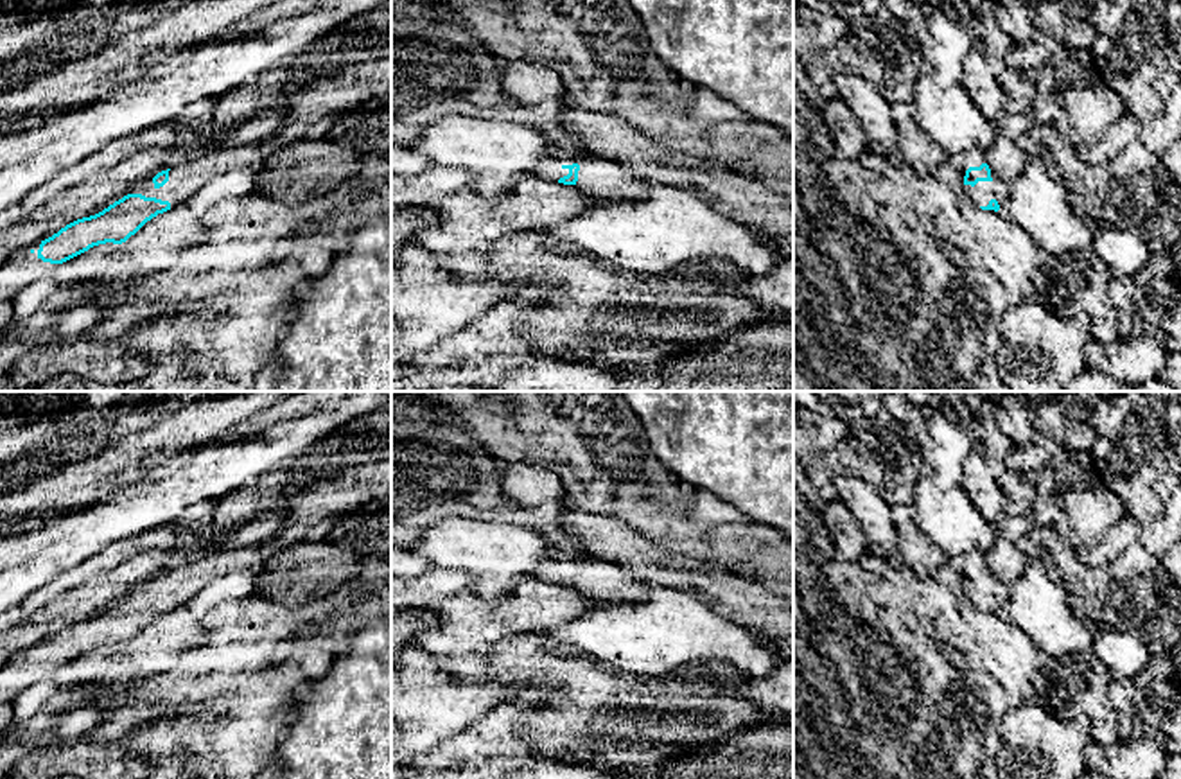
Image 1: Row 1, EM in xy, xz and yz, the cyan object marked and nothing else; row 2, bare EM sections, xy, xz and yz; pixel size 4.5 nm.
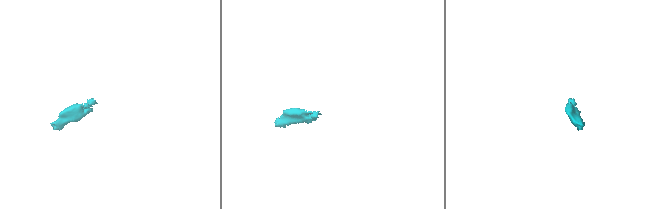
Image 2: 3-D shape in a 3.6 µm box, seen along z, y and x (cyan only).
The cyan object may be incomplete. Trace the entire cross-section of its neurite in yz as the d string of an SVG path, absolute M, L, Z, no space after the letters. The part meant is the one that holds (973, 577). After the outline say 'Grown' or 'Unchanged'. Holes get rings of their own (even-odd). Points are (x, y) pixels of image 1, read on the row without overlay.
M980 549L967 551L966 555L951 560L958 571L964 594L982 612L998 614L1009 596L1009 587L1000 582L985 565L985 553Z. Grown

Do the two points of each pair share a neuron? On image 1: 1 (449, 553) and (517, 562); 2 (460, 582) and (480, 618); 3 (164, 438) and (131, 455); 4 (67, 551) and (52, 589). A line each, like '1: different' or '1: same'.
1: same
2: different
3: same
4: different

